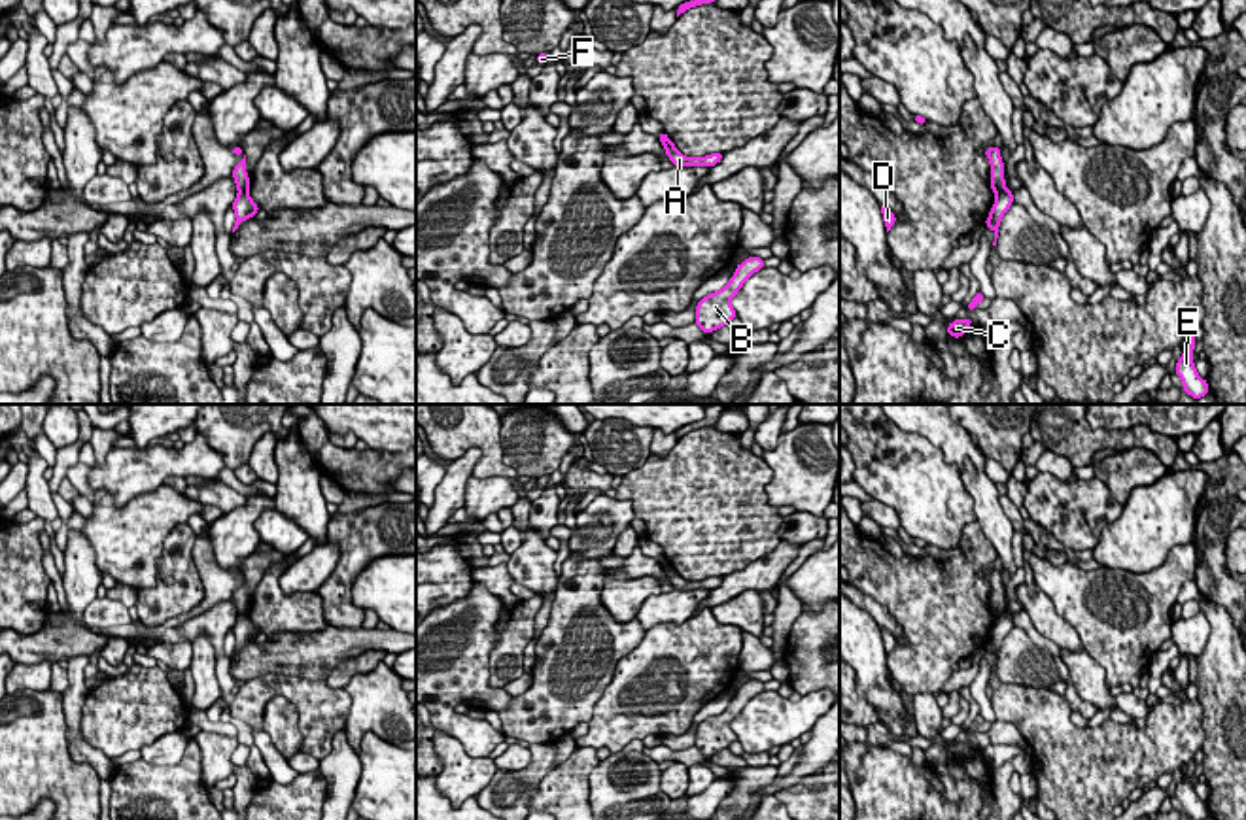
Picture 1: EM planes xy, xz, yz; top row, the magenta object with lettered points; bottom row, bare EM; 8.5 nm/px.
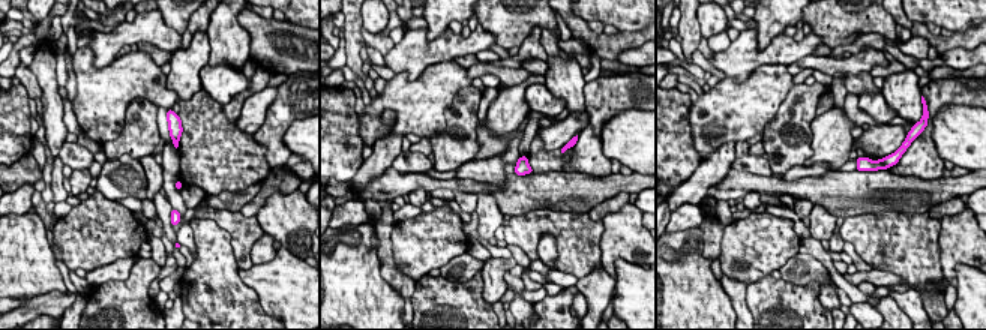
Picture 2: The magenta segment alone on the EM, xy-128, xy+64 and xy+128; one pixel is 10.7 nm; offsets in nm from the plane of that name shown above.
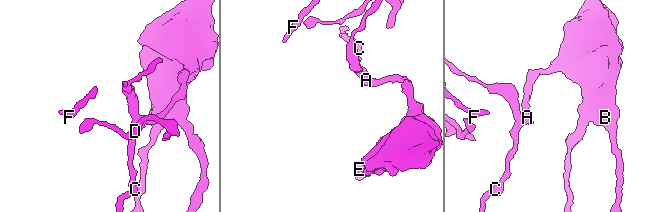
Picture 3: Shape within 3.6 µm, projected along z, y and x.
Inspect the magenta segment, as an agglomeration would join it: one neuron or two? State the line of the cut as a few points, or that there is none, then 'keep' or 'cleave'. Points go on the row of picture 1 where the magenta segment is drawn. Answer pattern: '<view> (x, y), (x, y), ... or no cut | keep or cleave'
xy (246, 187), (239, 193) | cleave

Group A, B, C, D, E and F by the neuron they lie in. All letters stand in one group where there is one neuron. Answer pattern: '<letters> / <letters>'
A B C E / D F

